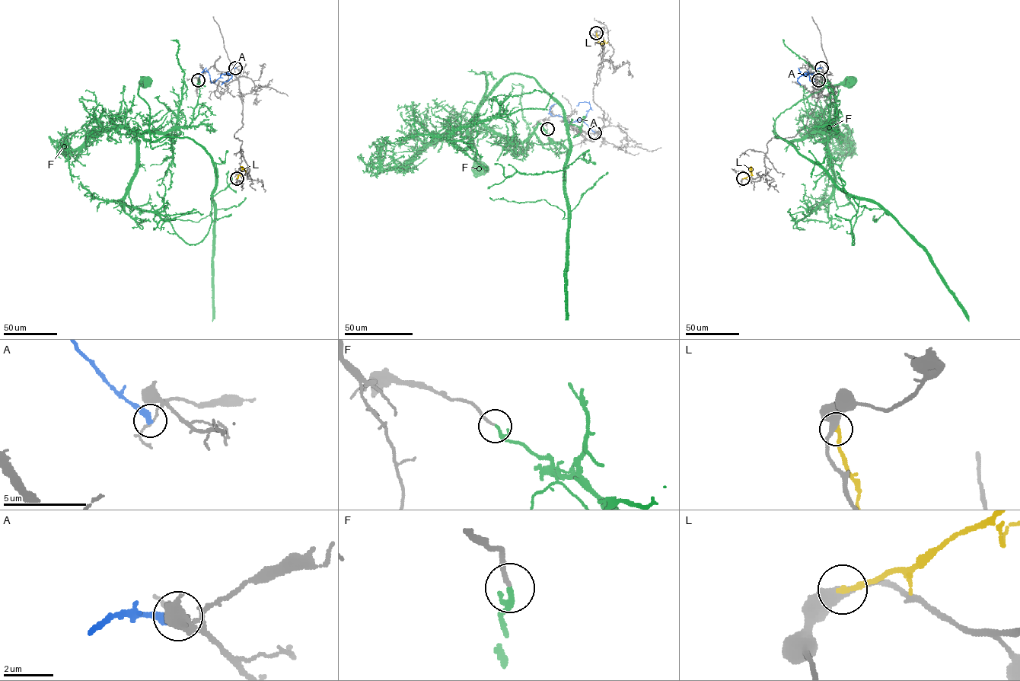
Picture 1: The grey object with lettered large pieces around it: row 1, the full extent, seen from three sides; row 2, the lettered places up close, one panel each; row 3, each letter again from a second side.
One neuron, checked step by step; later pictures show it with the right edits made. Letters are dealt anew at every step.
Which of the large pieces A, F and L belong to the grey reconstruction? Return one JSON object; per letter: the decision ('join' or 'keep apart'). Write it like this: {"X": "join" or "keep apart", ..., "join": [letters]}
{"A": "keep apart", "F": "keep apart", "L": "keep apart", "join": []}

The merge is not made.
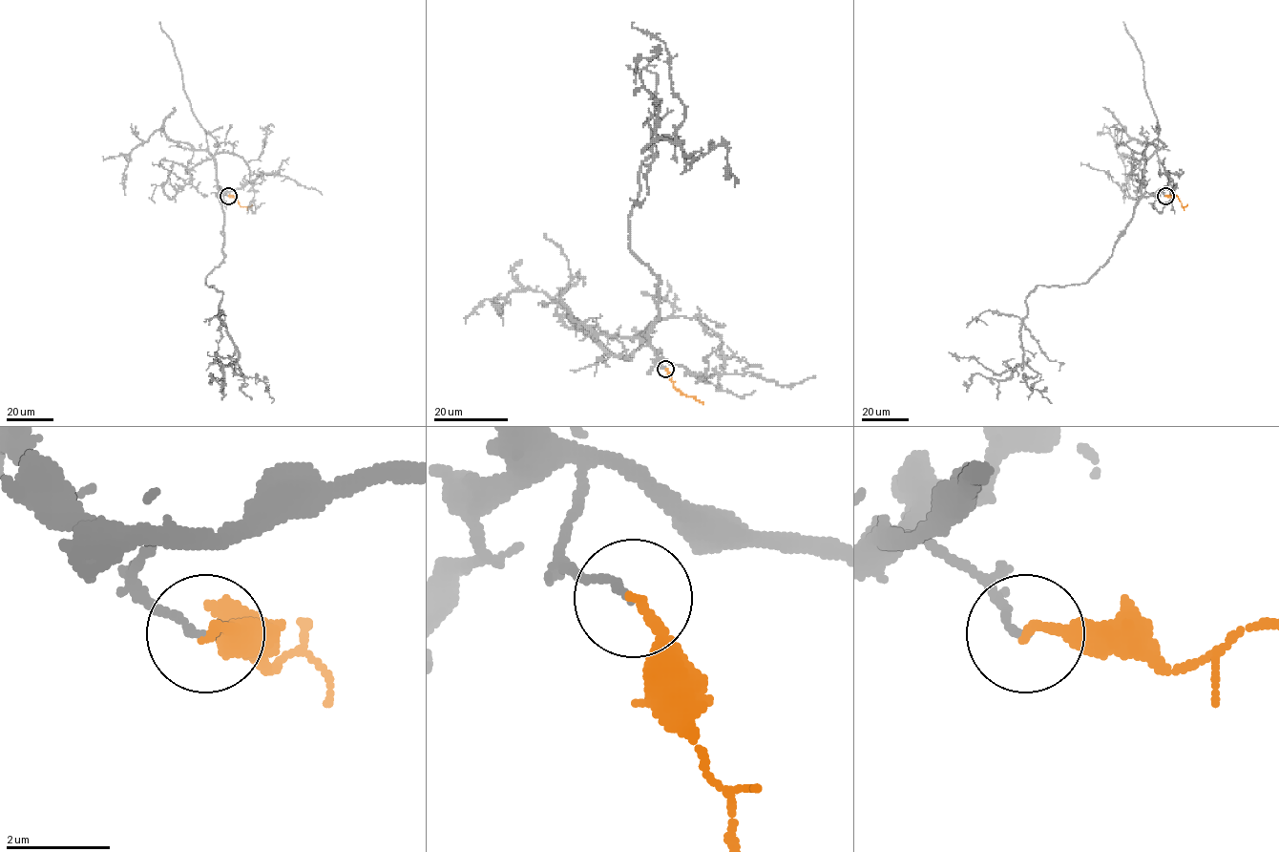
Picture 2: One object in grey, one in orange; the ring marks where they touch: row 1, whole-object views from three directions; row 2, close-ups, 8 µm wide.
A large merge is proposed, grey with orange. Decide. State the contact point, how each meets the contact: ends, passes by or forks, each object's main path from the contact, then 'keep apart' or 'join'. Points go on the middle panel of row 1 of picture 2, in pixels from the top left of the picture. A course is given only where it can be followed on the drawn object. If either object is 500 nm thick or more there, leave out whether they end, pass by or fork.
(665, 369) | grey ends | orange ends | grey via (666, 369), (648, 334), (660, 280), (629, 218), (685, 108), (666, 45), (634, 22) | orange via (666, 369), (667, 376), (681, 394), (703, 403) | join

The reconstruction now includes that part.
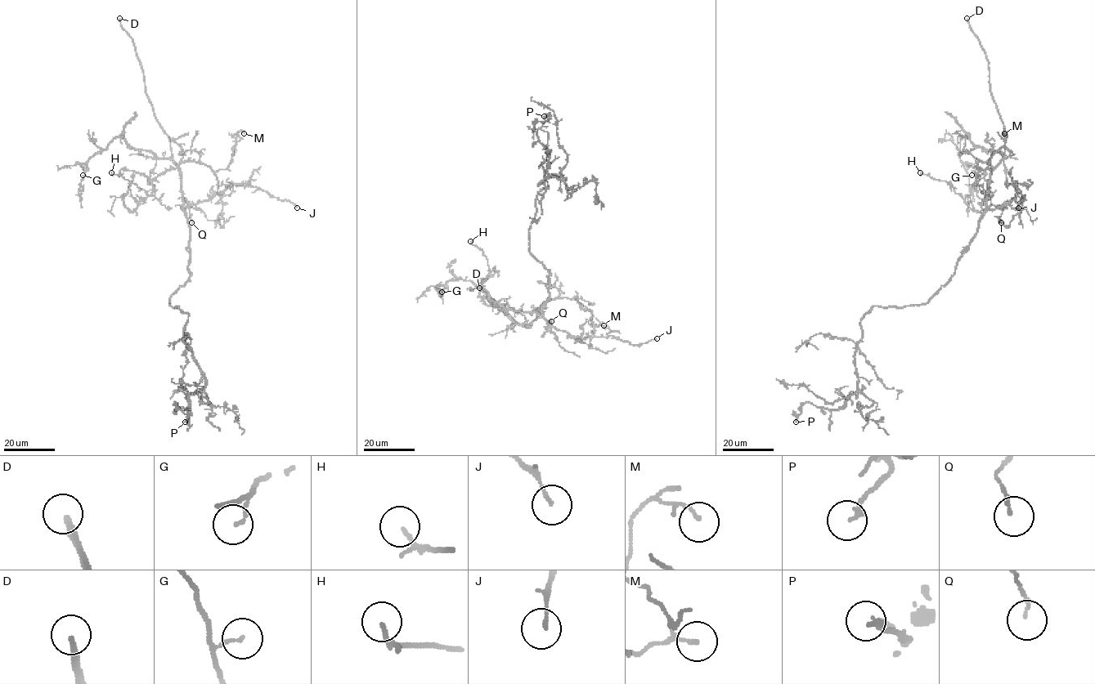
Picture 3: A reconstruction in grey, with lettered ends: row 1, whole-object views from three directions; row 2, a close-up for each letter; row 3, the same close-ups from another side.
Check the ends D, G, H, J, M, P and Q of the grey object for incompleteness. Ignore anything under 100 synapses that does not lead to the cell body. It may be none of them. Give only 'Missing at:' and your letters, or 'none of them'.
Missing at: D

